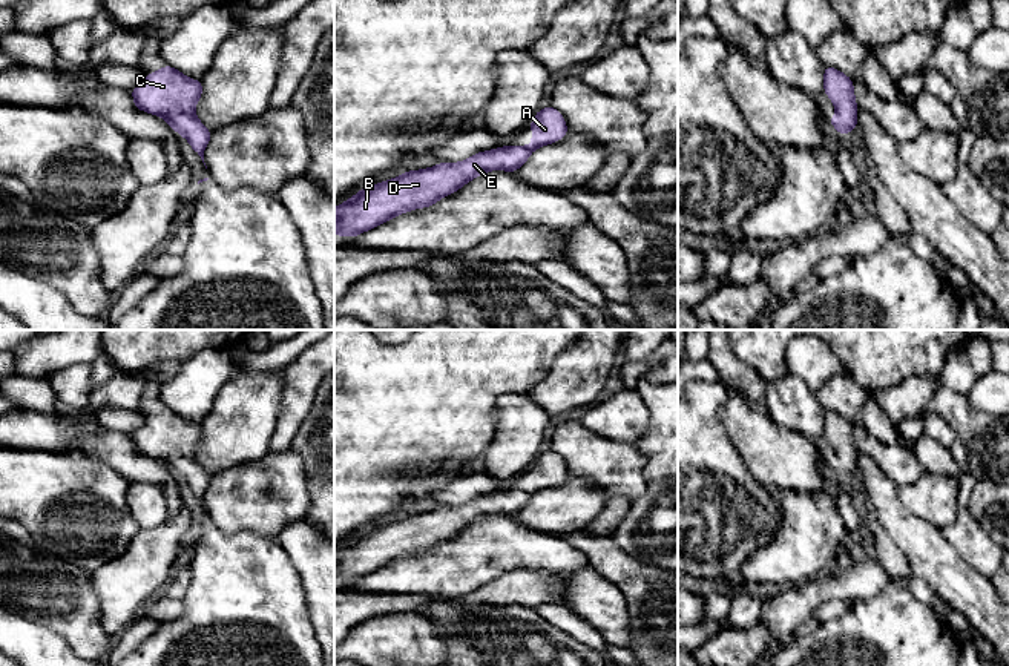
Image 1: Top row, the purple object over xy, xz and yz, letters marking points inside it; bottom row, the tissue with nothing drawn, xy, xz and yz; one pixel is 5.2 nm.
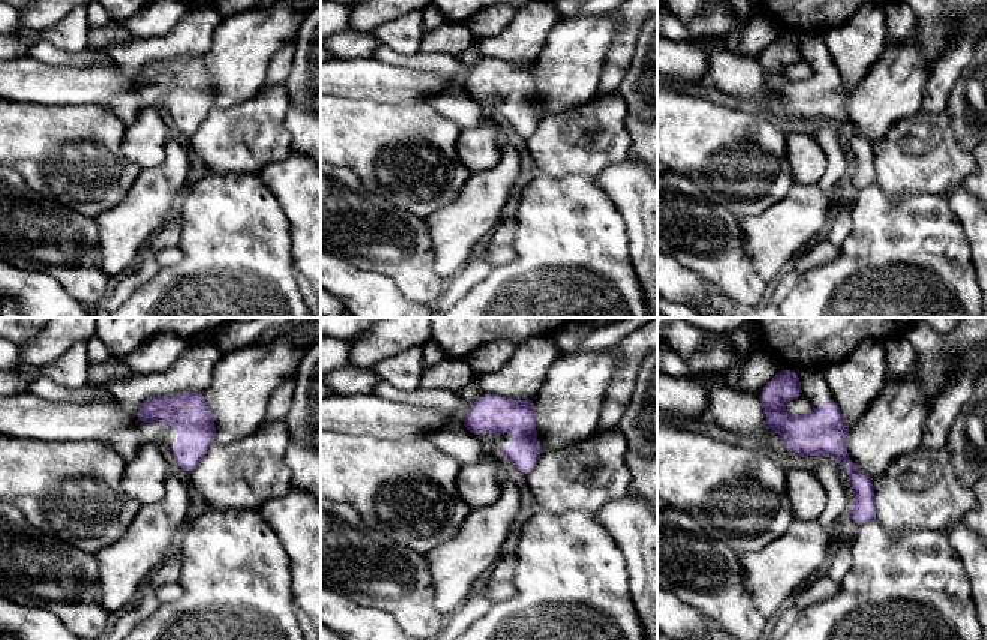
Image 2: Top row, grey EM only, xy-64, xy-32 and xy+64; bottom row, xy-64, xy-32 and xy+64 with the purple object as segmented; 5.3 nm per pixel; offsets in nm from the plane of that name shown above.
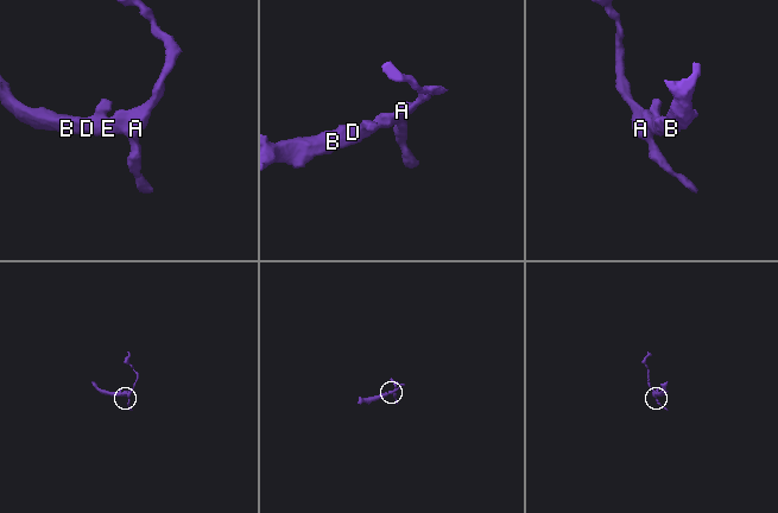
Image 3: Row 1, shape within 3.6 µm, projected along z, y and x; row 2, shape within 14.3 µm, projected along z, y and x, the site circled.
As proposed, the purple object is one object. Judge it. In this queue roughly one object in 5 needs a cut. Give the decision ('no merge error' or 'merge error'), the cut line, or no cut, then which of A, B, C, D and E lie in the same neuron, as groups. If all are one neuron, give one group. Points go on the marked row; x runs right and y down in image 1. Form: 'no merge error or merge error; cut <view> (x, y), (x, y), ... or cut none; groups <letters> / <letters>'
no merge error; cut none; groups A B C D E

